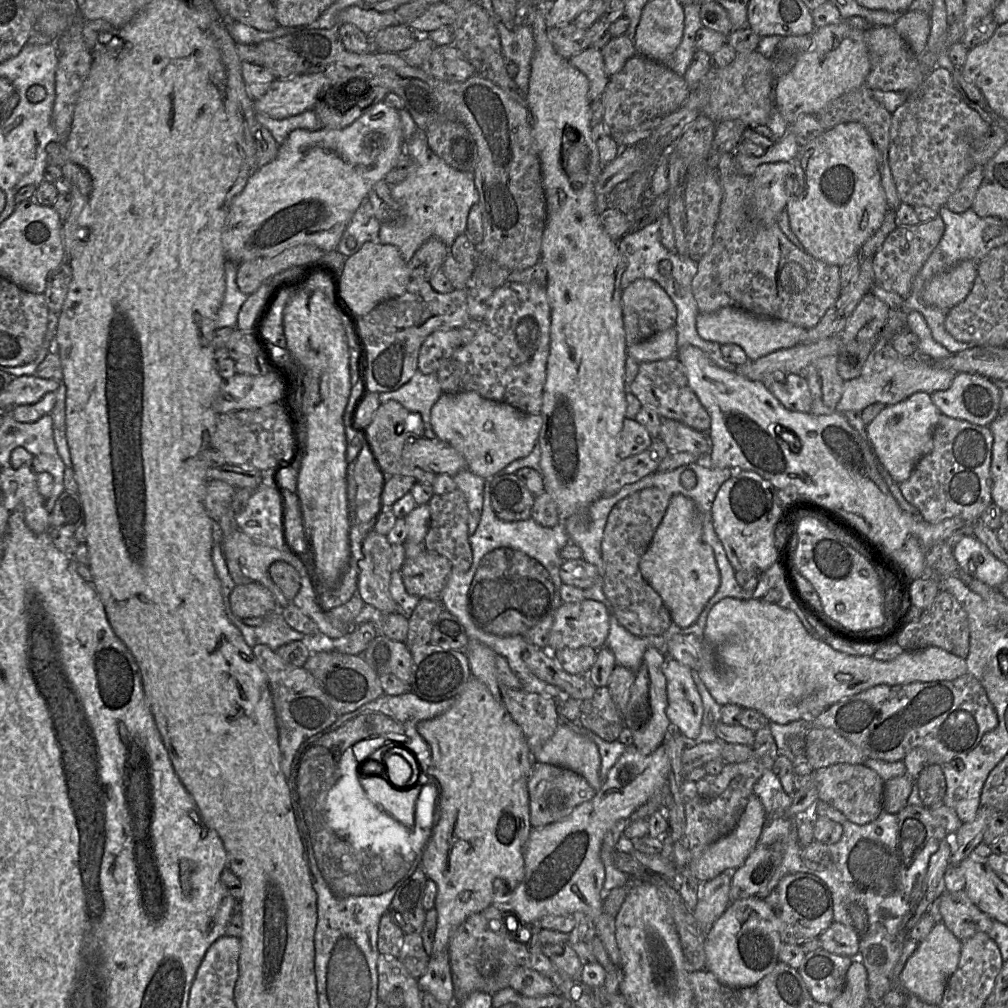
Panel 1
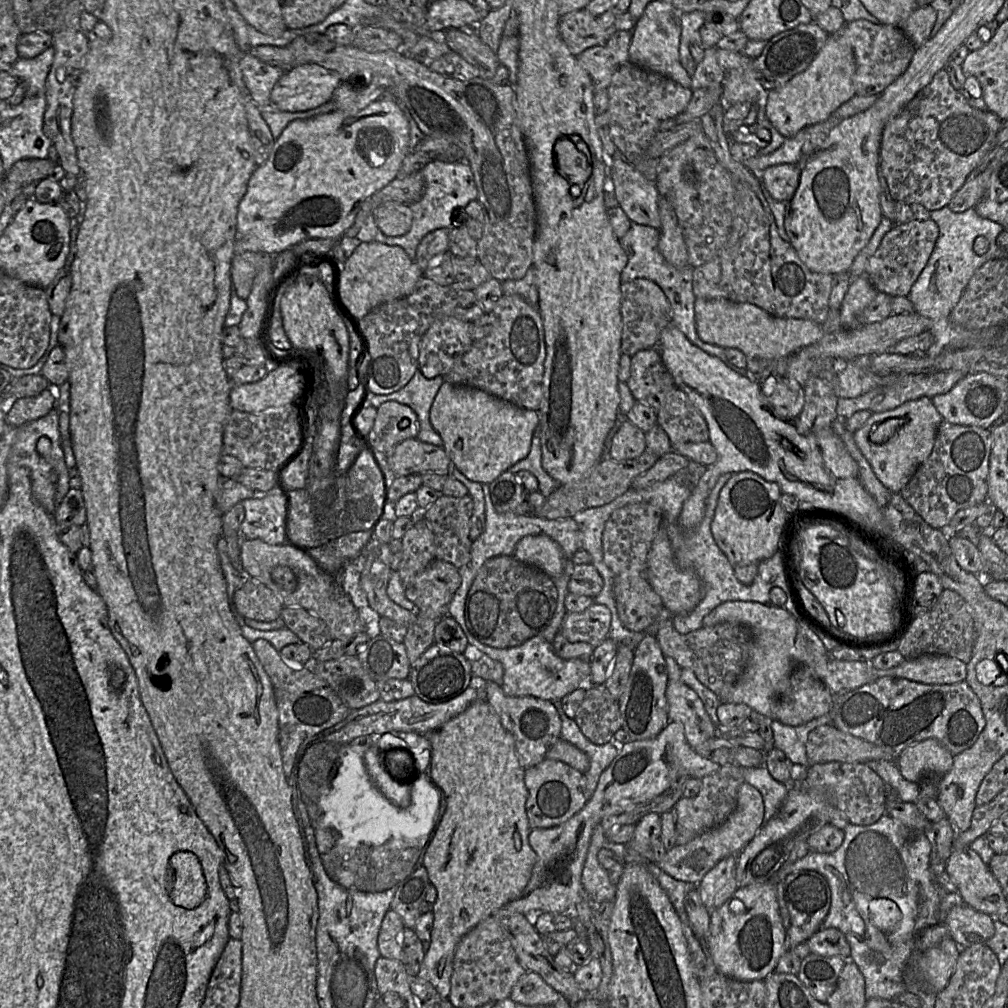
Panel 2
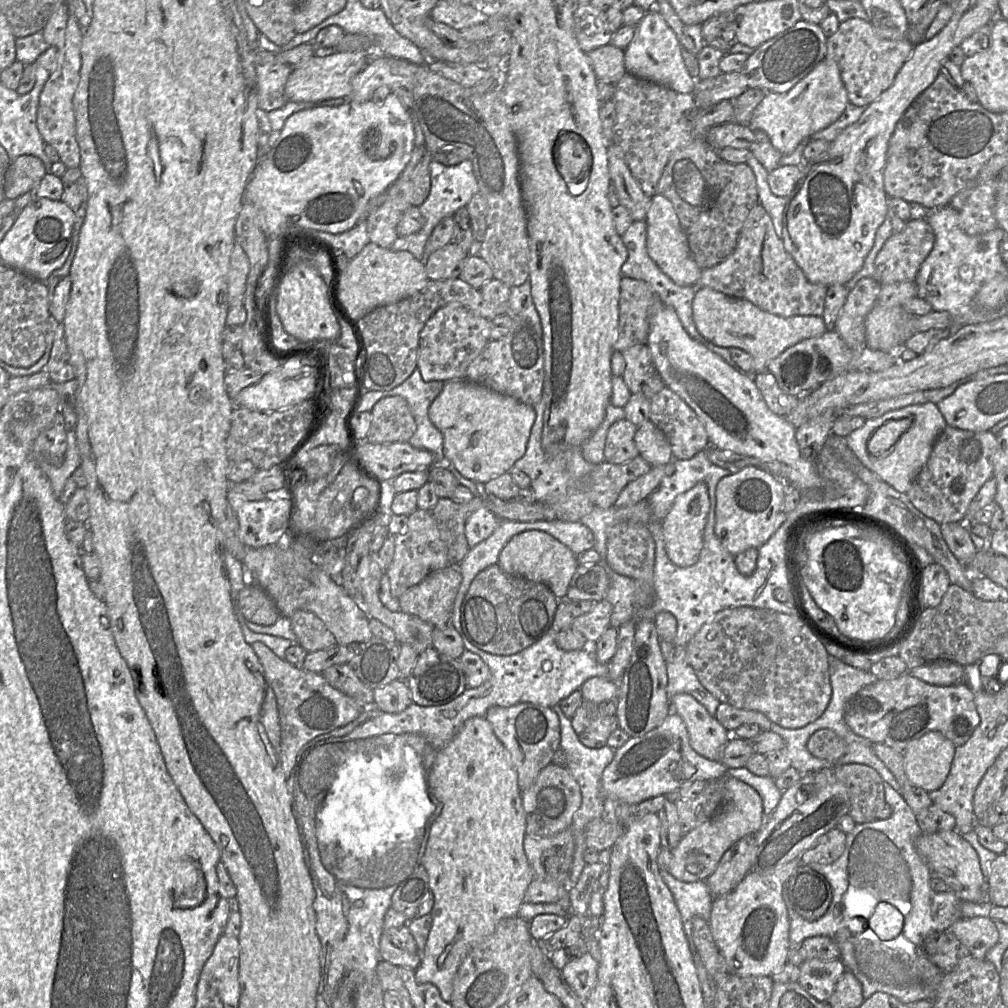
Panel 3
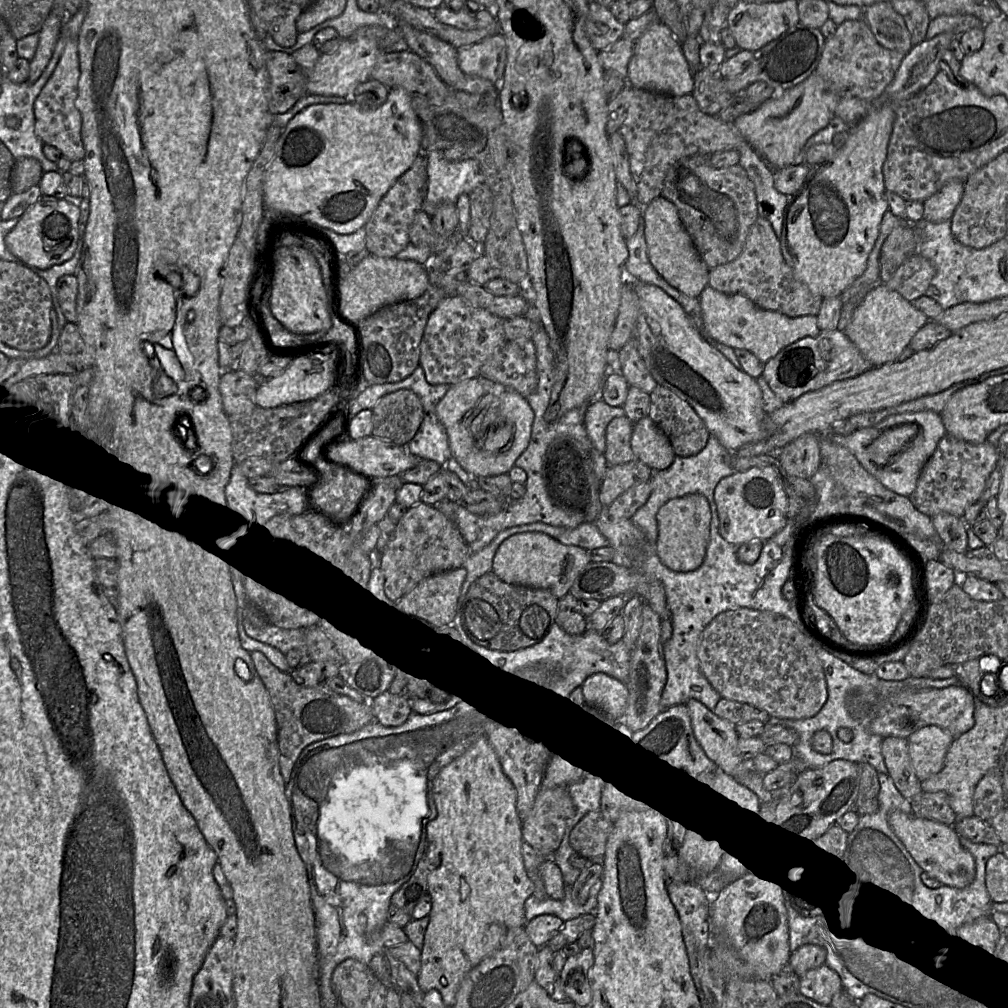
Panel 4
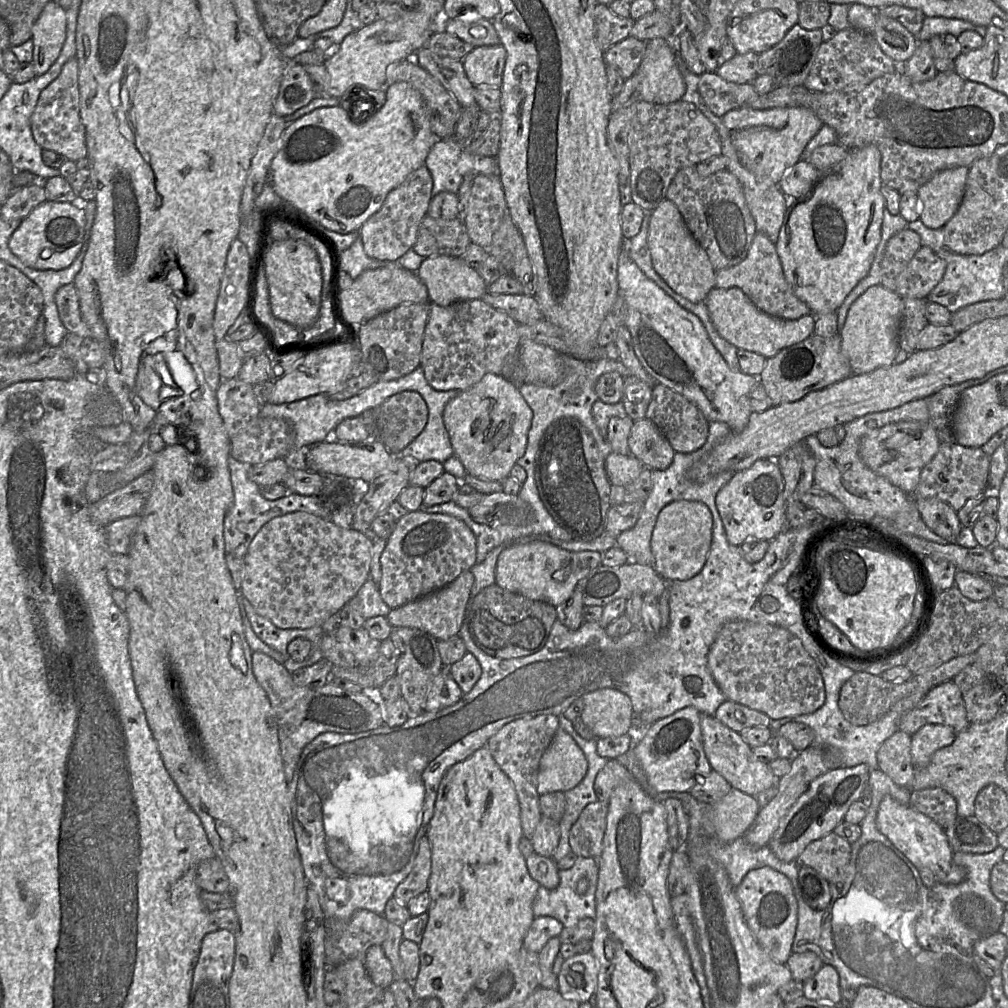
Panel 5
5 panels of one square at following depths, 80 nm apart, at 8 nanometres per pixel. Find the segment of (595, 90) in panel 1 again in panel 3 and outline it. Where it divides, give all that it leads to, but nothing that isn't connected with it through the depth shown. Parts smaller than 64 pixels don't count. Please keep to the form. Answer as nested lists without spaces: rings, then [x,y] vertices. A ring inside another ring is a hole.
[[[610,43],[587,53],[598,81],[617,84],[627,72],[625,51]]]

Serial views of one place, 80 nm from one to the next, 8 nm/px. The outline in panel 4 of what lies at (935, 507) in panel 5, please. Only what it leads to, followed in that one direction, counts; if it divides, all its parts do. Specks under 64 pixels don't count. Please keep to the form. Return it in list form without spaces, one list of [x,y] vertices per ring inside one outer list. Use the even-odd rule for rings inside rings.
[[[940,513],[931,518],[945,549],[962,553],[968,550],[967,525],[962,518]]]

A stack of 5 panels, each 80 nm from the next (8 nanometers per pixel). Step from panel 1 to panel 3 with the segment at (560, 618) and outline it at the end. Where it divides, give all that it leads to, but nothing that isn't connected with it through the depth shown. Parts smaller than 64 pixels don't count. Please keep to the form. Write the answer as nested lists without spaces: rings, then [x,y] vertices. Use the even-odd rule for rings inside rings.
[[[597,602],[590,612],[574,618],[573,626],[588,642],[596,643],[611,626],[612,611],[610,602]]]

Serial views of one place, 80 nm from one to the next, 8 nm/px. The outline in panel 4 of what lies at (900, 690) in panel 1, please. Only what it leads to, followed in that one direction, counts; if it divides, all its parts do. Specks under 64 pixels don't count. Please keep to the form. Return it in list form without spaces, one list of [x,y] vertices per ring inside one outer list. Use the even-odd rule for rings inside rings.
[[[962,685],[942,689],[901,690],[873,708],[869,730],[883,739],[887,737],[907,739],[919,729],[935,725],[948,731],[955,739],[974,726],[974,708],[973,694]]]

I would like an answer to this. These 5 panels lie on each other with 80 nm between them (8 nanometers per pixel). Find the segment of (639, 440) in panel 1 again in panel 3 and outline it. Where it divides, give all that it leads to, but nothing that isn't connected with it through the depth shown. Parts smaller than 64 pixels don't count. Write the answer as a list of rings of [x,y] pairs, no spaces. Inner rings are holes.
[[[626,418],[615,422],[608,430],[604,461],[612,464],[623,464],[639,455],[635,445],[637,426]]]

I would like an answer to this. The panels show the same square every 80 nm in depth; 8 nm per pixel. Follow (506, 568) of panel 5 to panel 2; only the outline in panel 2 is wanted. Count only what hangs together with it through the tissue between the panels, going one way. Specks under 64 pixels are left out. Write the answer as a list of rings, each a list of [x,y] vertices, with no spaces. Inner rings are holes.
[[[544,534],[523,537],[517,543],[513,556],[541,569],[551,578],[559,577],[565,572],[566,559],[560,545]]]

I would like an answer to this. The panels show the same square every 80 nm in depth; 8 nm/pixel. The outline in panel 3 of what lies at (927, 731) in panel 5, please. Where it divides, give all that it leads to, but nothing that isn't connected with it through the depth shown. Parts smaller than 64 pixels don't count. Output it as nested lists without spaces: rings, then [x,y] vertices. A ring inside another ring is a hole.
[[[938,731],[911,741],[903,751],[904,770],[909,781],[927,792],[945,782],[956,746]]]

